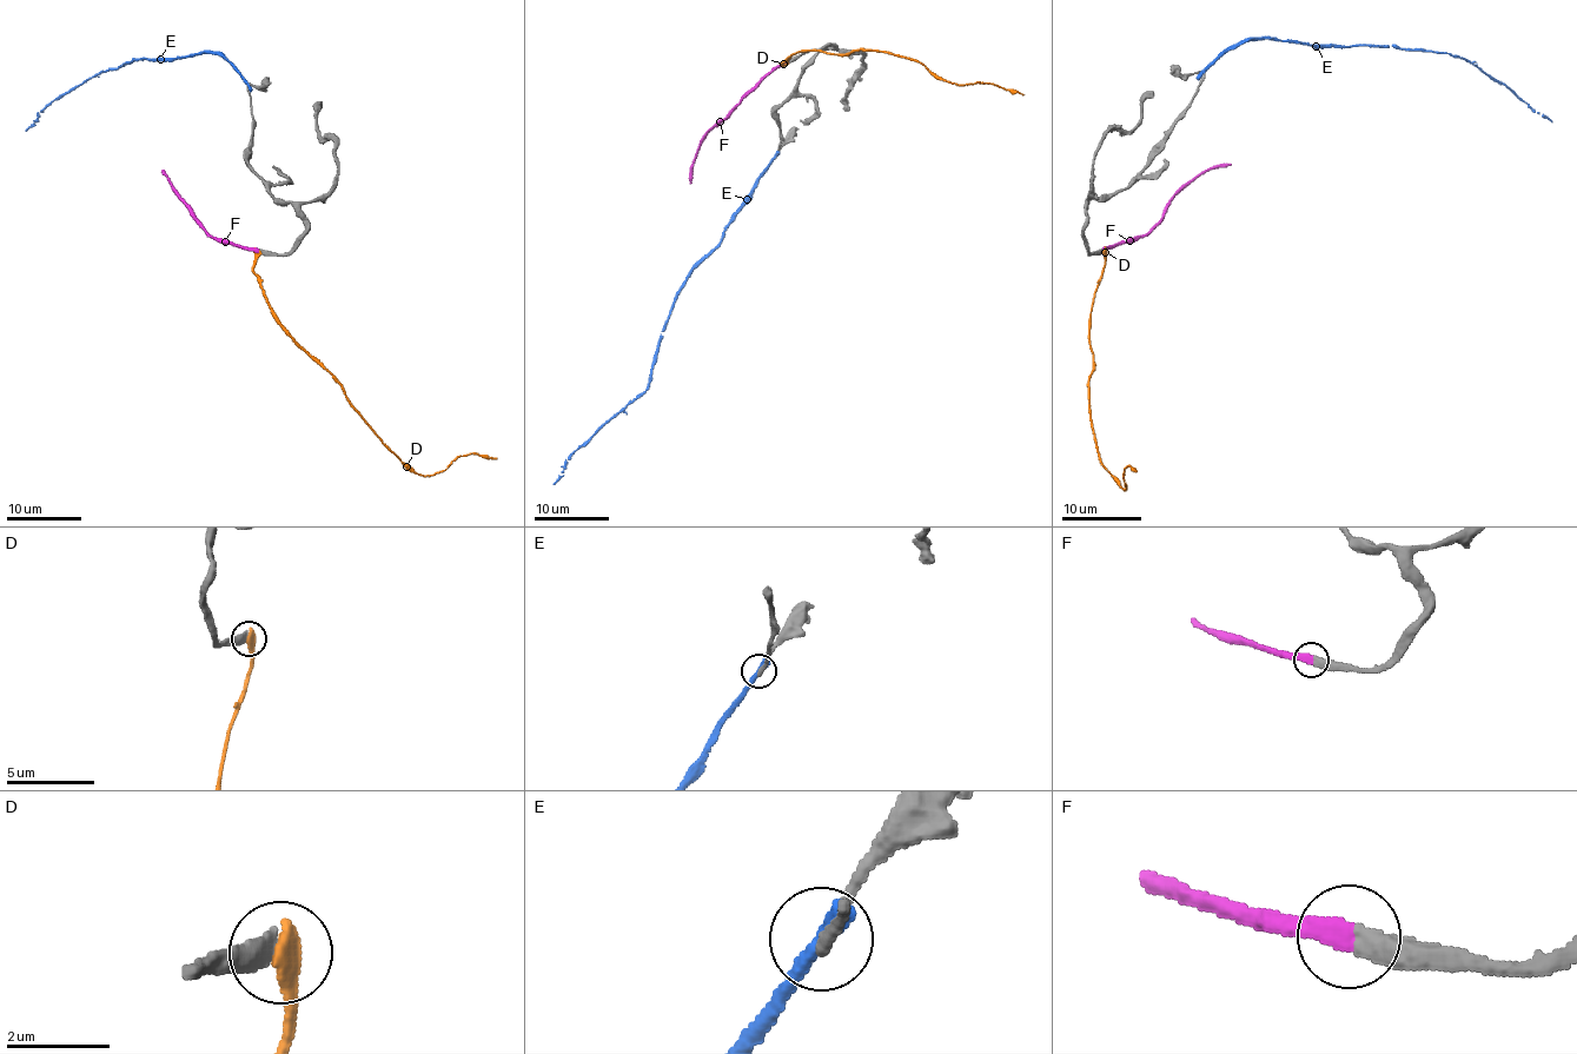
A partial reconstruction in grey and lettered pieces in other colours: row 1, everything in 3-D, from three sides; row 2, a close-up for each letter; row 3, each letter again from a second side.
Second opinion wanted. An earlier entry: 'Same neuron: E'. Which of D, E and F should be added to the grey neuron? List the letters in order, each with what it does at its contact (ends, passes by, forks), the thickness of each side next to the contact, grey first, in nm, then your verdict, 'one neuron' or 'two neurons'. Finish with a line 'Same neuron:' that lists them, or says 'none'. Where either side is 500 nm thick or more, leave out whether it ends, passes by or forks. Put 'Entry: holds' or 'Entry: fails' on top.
Entry: fails
D: it ends there; 440 nm thick on the grey side, 440 nm on the other; two neurons
E: it ends there; 190 nm thick on the grey side, 420 nm on the other; two neurons
F: it ends there; 380 nm thick on the grey side, 320 nm on the other; one neuron
Same neuron: F

